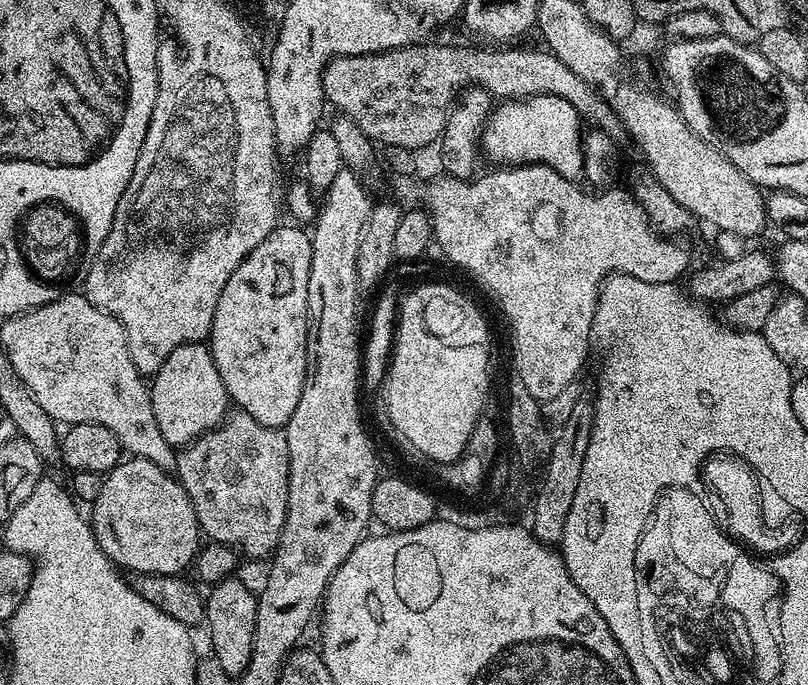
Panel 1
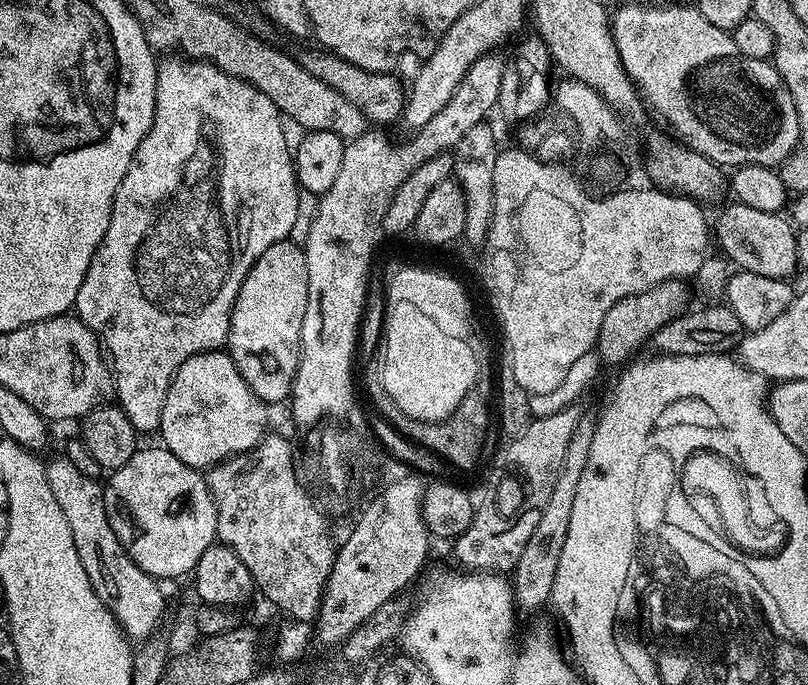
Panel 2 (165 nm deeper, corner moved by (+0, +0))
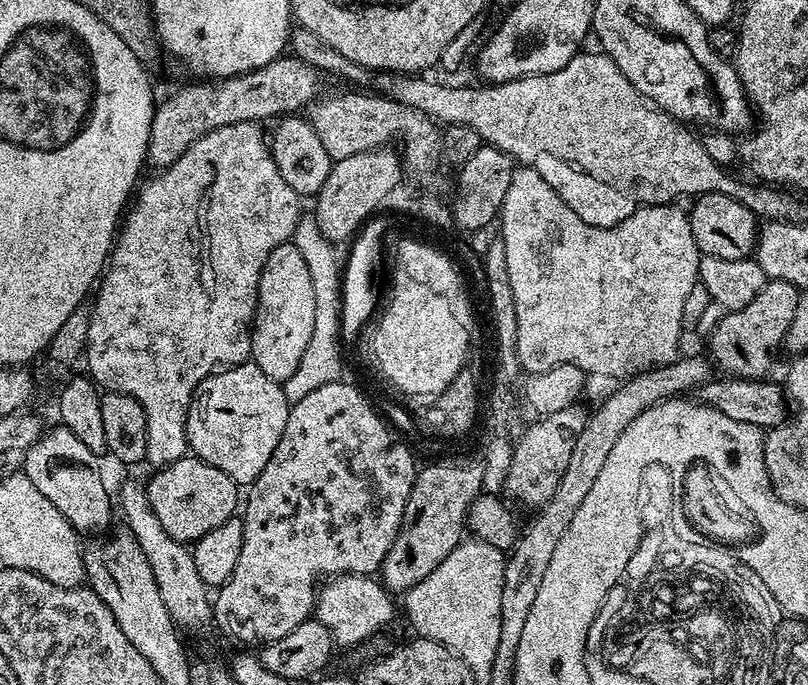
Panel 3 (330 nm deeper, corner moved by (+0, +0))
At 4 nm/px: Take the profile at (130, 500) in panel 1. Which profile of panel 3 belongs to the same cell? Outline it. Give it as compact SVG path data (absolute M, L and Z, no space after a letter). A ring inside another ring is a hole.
M185 454L178 462L167 464L151 474L152 481L146 484L150 506L154 514L158 514L158 522L162 522L162 530L179 544L191 545L202 538L202 534L214 530L214 526L222 526L222 522L237 515L242 500L241 489L229 476L222 474L222 470L196 456Z

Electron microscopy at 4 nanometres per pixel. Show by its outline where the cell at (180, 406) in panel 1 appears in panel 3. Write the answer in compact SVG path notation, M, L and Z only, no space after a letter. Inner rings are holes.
M254 362L221 368L207 376L192 394L186 418L186 434L191 455L222 470L222 474L229 476L237 486L251 485L258 478L258 474L266 470L266 462L270 462L282 438L282 430L286 430L289 407L290 402L284 393L283 383L262 374L262 370Z

